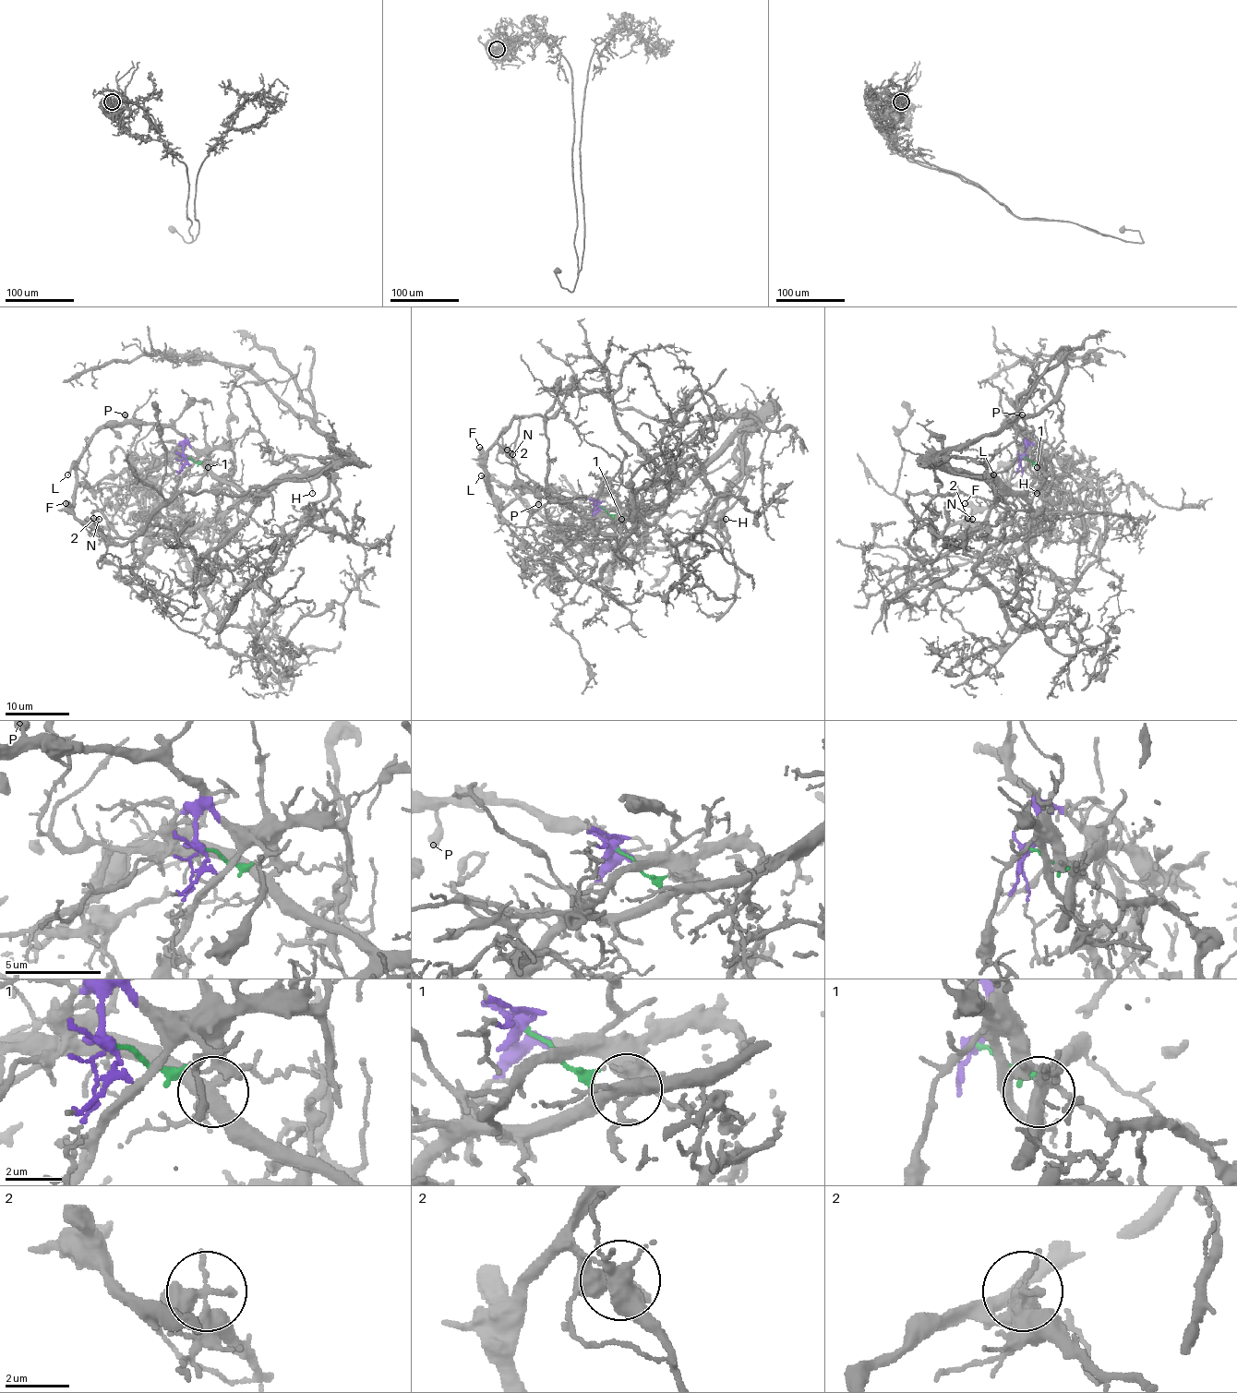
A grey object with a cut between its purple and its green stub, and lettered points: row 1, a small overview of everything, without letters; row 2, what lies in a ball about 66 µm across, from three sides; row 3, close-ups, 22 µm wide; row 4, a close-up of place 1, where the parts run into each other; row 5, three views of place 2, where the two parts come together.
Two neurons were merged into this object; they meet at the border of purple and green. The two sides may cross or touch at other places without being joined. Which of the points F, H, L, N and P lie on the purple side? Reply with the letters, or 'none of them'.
F, L, N, P

